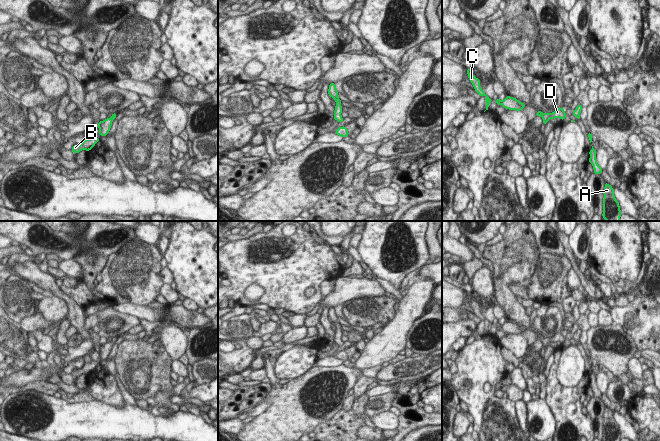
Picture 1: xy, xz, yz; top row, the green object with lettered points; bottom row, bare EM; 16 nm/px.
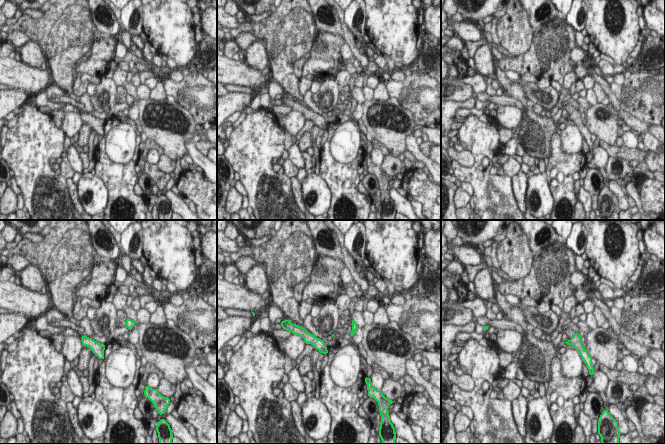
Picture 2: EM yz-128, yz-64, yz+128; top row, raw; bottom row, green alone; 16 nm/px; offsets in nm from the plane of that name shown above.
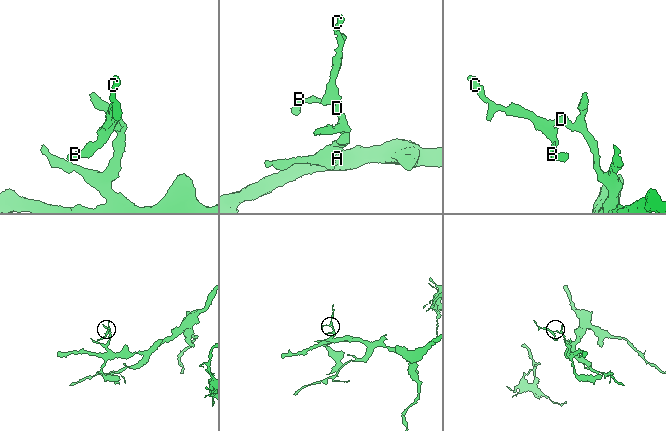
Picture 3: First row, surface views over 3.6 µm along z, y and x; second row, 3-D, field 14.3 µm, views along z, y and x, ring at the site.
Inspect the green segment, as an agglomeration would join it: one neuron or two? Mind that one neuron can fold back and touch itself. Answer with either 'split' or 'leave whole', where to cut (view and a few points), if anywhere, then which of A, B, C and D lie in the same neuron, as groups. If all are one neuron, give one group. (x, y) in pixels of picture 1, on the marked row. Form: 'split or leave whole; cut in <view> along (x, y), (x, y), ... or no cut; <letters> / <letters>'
leave whole; no cut; A B C D

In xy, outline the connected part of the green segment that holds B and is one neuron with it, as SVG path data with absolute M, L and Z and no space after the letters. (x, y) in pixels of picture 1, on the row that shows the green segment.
M91 136L90 139L84 139L81 145L74 145L71 150L74 153L79 153L82 150L89 151L94 148L95 144L100 141L99 138Z

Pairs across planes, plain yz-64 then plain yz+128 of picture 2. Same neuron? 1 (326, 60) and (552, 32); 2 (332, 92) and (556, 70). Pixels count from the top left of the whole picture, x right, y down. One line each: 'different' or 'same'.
1: same
2: different

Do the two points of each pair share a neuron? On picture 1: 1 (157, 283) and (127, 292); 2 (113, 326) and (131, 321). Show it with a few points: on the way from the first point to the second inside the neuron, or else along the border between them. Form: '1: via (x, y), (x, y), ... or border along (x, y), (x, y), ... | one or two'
1: via (150, 283), (136, 283), (134, 285) | one
2: via (117, 324), (123, 324), (127, 321) | one

